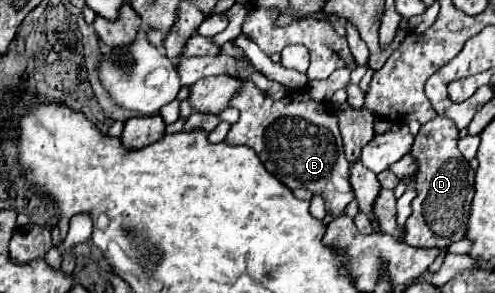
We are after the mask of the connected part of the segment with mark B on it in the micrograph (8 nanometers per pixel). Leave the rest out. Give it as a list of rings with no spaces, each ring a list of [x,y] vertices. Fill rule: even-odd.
[[[242,81],[242,87],[230,99],[230,107],[236,107],[240,111],[240,119],[234,125],[230,125],[226,143],[252,147],[256,151],[256,155],[260,157],[260,161],[264,163],[264,167],[276,179],[280,179],[286,187],[290,187],[290,189],[306,187],[312,193],[322,195],[328,213],[332,213],[336,217],[344,213],[344,207],[354,199],[354,191],[350,187],[350,163],[344,157],[338,119],[330,111],[330,105],[312,101],[310,95],[302,90],[292,92],[284,99],[274,101],[270,95],[262,93],[252,81]]]

